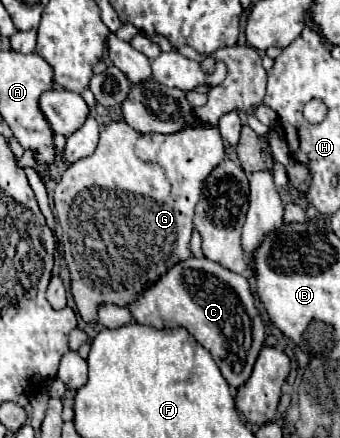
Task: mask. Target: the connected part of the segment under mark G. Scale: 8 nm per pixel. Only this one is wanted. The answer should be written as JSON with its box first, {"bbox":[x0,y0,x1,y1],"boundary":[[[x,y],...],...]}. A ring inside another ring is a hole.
{"bbox":[55,44,267,324],"boundary":[[[235,44],[229,48],[219,48],[211,54],[199,54],[191,46],[177,48],[183,56],[193,60],[205,60],[207,56],[215,60],[223,60],[227,64],[227,78],[223,84],[211,88],[207,92],[207,104],[203,108],[195,108],[195,116],[203,120],[207,126],[187,128],[187,132],[177,132],[175,136],[159,136],[159,134],[141,134],[133,130],[127,122],[113,122],[105,126],[101,132],[101,140],[97,150],[73,162],[55,188],[55,214],[61,224],[61,248],[63,258],[71,276],[71,296],[75,300],[75,310],[85,324],[97,324],[97,310],[101,304],[129,306],[139,300],[139,296],[155,284],[169,268],[177,262],[191,258],[189,240],[193,232],[193,214],[195,204],[203,192],[205,178],[223,162],[225,148],[217,130],[217,120],[231,110],[249,110],[263,102],[267,72],[261,64],[261,56],[253,46]],[[111,226],[115,226],[121,234],[111,234]]]}

